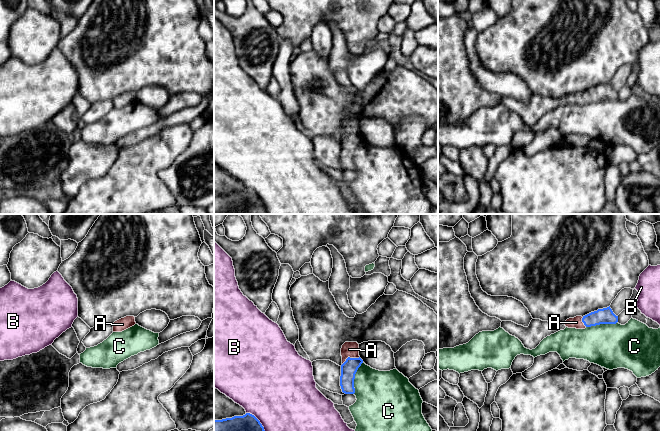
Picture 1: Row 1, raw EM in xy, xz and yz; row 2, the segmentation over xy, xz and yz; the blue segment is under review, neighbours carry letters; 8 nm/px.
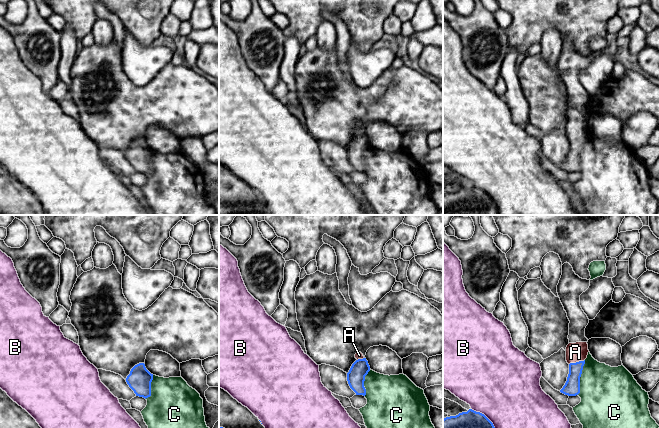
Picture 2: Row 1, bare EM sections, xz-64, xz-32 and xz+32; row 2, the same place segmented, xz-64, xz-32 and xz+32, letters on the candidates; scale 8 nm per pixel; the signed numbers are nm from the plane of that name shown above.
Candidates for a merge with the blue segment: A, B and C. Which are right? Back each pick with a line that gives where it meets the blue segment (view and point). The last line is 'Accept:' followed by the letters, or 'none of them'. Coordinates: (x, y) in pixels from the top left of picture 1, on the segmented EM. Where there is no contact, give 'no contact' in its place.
A: contact xz (349, 357)
Accept: A

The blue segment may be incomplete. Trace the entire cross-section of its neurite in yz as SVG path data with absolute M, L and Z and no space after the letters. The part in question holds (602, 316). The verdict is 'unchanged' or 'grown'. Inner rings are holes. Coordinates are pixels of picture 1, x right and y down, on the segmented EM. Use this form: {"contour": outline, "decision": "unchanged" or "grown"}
{"contour": "M609 307L598 309L585 316L576 316L569 318L565 322L552 323L542 321L540 319L532 319L528 327L518 325L512 321L502 321L503 328L510 335L518 338L525 348L535 349L540 342L560 330L568 328L585 329L586 327L596 326L600 324L616 324L618 316L616 316Z", "decision": "grown"}

